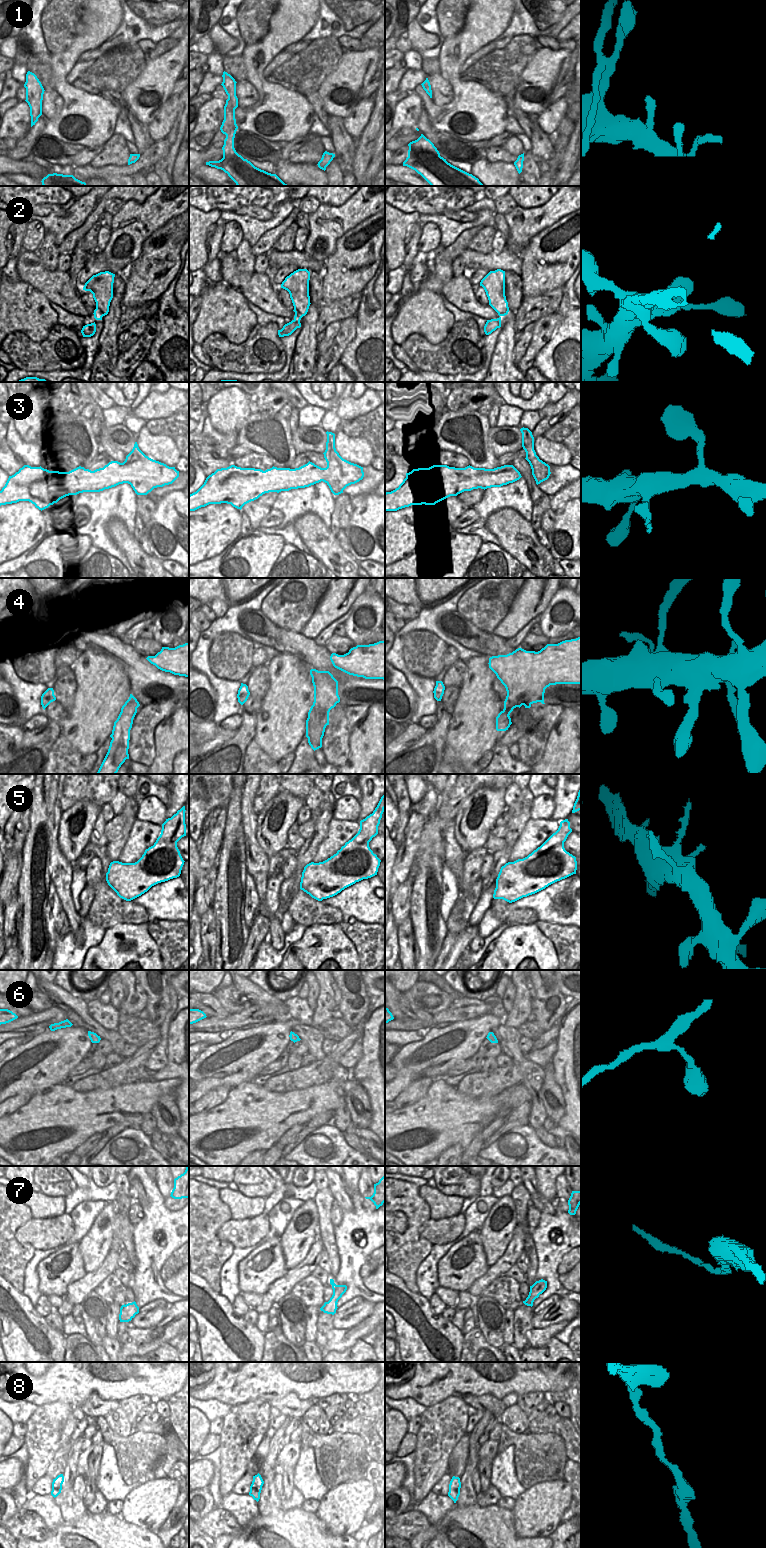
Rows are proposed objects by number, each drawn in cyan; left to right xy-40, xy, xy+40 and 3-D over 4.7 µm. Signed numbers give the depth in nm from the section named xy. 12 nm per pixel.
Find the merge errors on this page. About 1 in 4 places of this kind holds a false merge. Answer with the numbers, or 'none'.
7

